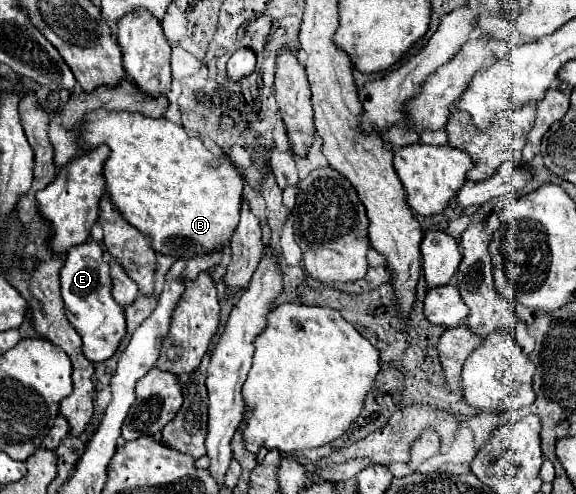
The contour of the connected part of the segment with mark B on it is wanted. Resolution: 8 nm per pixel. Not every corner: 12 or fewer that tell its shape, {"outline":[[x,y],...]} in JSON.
{"outline":[[87,114],[109,196],[173,258],[229,246],[245,178],[165,118]]}

